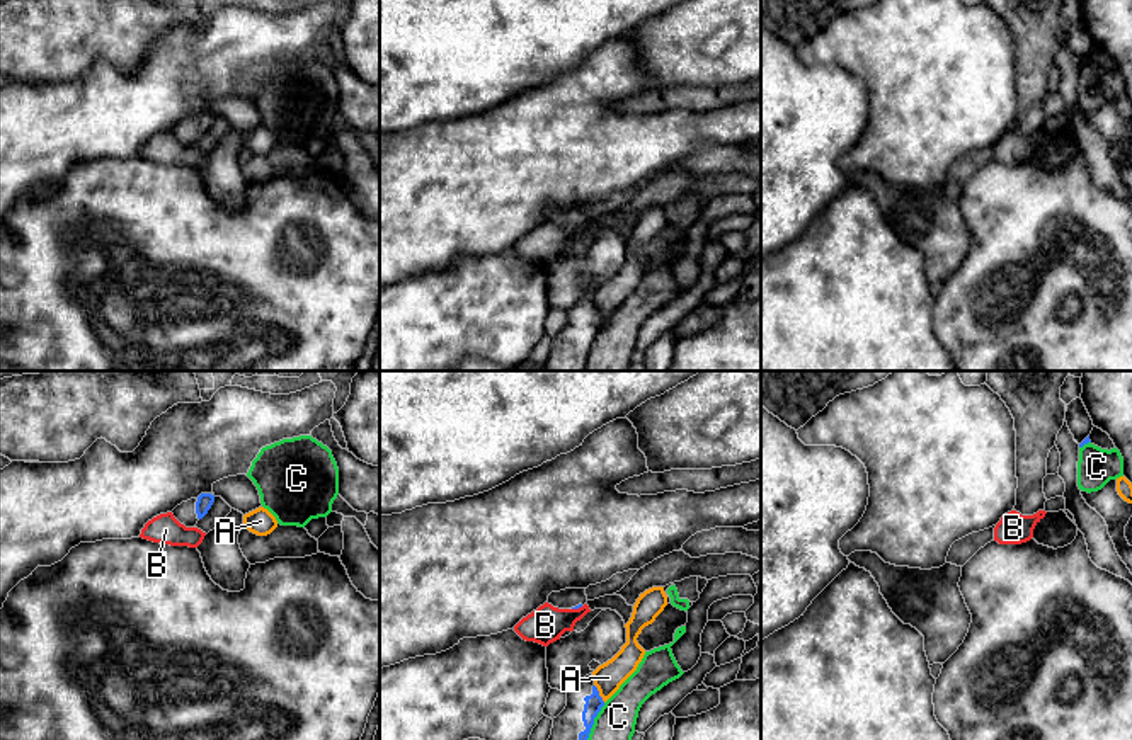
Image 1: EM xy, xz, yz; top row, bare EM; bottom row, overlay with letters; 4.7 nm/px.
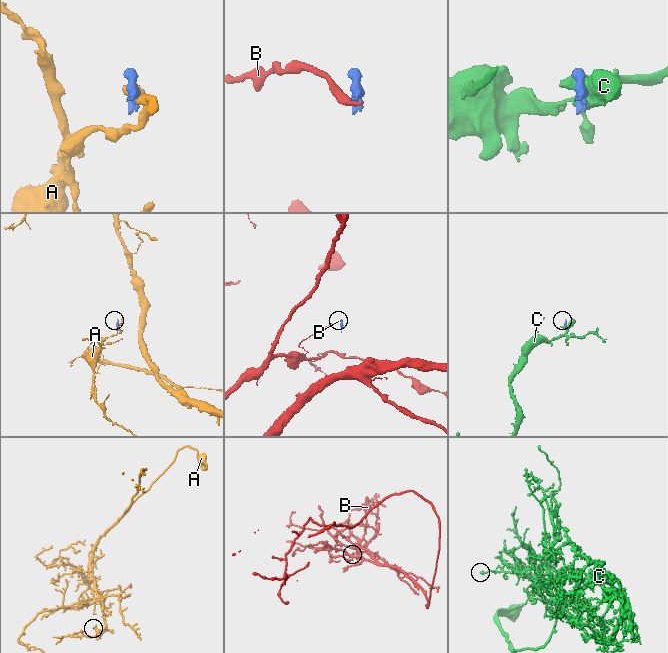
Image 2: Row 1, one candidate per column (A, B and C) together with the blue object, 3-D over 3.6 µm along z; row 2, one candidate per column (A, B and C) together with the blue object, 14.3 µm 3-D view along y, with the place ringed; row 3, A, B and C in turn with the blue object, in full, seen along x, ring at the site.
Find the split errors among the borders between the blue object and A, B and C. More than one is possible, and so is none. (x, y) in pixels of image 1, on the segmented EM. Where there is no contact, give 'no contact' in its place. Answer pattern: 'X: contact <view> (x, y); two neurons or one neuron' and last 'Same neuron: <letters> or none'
A: contact xz (598, 693); two neurons
B: contact xz (577, 608); two neurons
C: contact xz (593, 722); two neurons
Same neuron: none

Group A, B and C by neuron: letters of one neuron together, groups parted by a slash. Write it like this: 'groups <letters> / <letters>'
groups A / B / C

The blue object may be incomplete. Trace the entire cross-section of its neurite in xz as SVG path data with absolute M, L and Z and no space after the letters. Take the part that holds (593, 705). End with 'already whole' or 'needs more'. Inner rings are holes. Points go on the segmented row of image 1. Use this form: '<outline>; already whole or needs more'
M592 674L579 680L579 684L567 692L565 709L553 718L553 728L548 740L587 740L594 718L604 706Z; needs more

